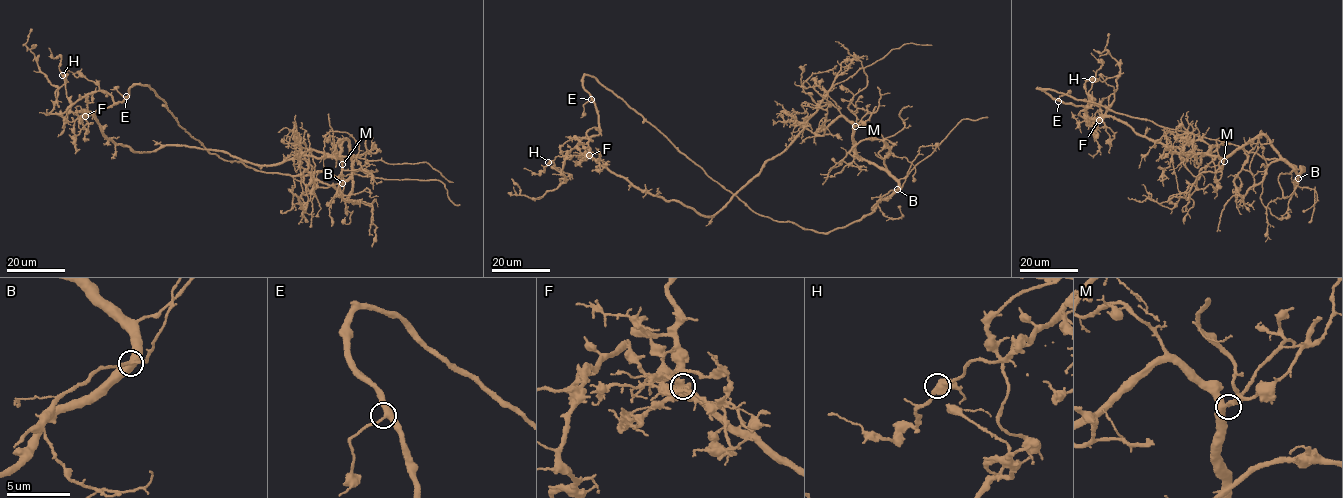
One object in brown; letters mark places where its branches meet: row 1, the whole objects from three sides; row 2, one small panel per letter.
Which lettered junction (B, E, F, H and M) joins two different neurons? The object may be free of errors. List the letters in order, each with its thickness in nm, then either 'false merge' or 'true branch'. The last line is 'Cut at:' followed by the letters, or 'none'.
B: 240 nm thick; true branch
E: 360 nm thick; true branch
F: 500 nm thick; false merge
H: 440 nm thick; true branch
M: 400 nm thick; true branch
Cut at: F

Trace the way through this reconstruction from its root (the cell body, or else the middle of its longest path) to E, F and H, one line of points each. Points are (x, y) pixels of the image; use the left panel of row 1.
E: (234, 155), (185, 145), (132, 151), (114, 144), (104, 137), (90, 113), (85, 115), (111, 107), (126, 96)
F: (234, 155), (185, 145), (132, 151), (104, 137), (94, 117), (90, 113), (85, 115)
H: (234, 155), (185, 145), (132, 151), (114, 144), (87, 112), (85, 96), (73, 103), (66, 97), (62, 75)

